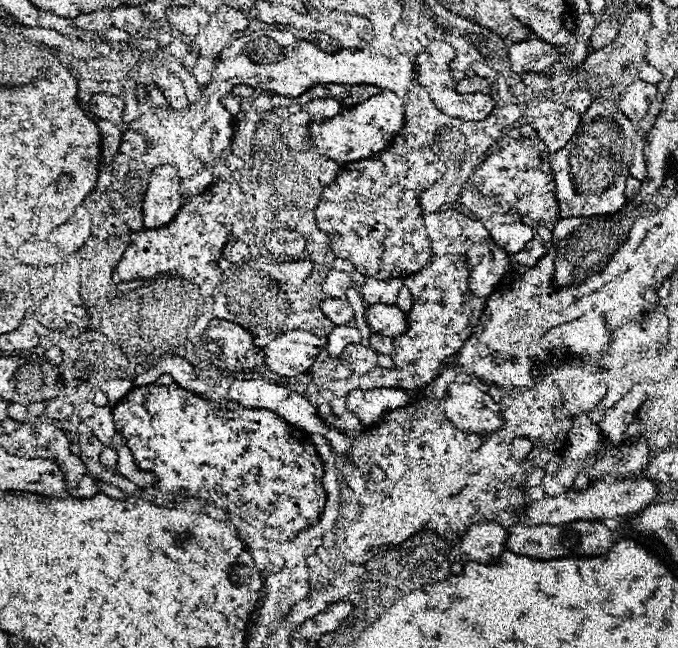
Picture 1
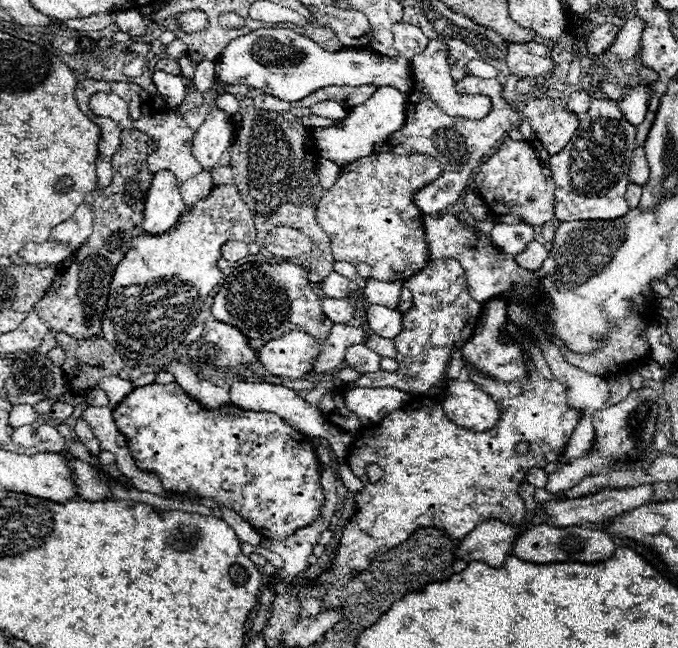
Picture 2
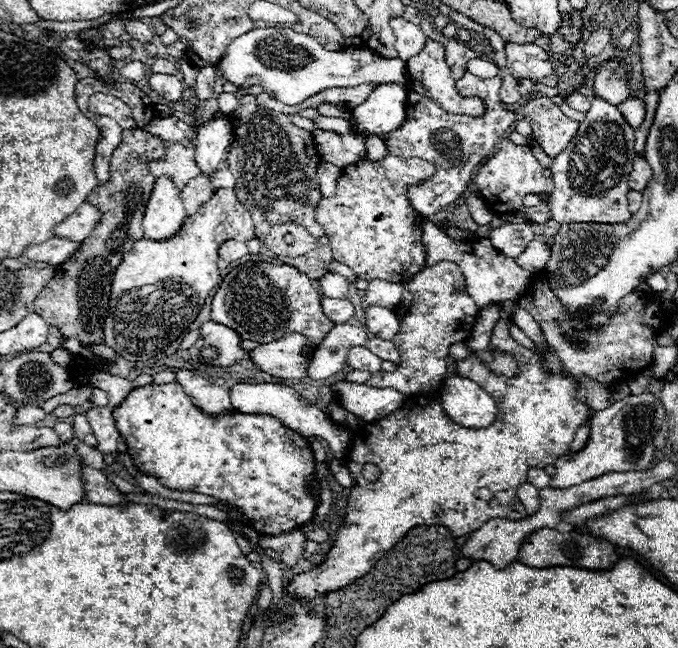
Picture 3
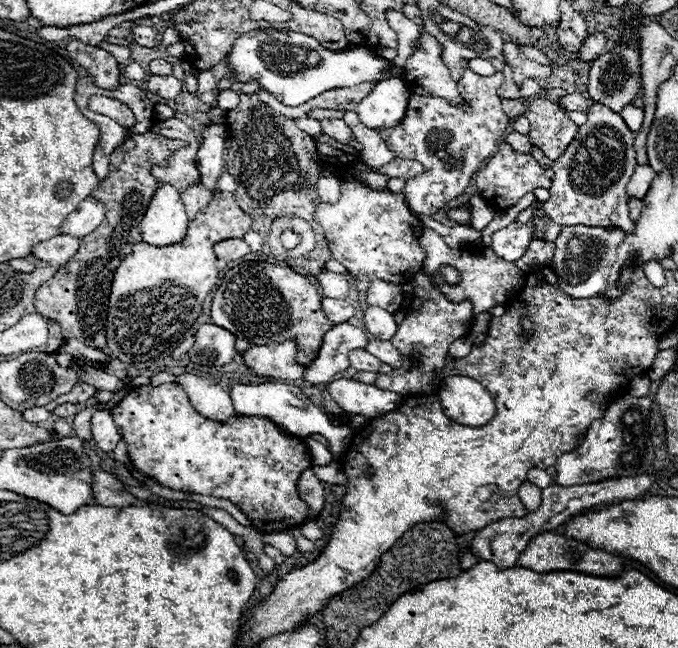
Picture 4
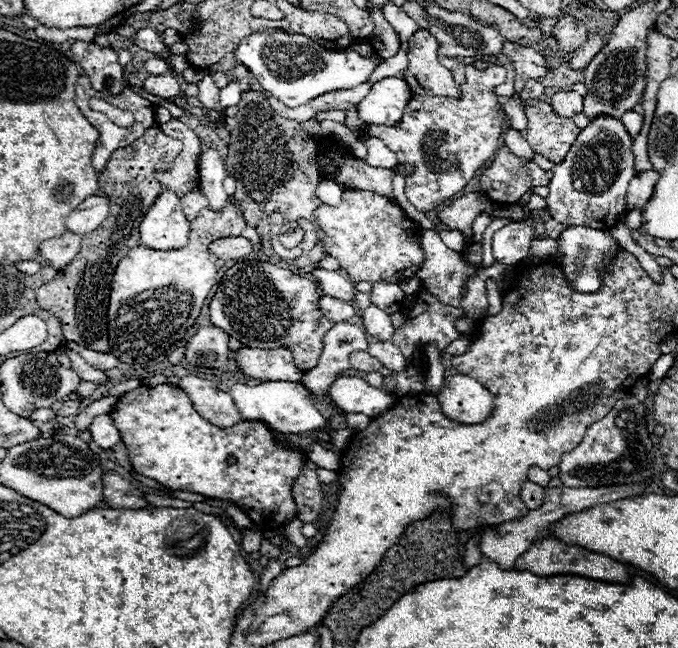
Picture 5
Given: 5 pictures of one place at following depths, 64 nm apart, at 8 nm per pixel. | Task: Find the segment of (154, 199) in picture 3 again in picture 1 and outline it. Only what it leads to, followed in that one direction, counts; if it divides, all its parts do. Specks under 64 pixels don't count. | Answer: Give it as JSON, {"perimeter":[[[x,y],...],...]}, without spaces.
{"perimeter":[[[170,166],[156,168],[150,174],[148,188],[144,192],[144,230],[162,230],[180,212],[184,198],[180,194],[180,178]]]}

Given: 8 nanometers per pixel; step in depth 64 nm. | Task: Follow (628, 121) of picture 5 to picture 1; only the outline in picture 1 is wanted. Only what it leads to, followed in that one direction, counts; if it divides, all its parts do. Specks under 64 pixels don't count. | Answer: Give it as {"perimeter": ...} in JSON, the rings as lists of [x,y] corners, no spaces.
{"perimeter":[[[638,78],[618,94],[616,106],[626,114],[626,118],[634,122],[640,122],[656,96],[656,87]]]}

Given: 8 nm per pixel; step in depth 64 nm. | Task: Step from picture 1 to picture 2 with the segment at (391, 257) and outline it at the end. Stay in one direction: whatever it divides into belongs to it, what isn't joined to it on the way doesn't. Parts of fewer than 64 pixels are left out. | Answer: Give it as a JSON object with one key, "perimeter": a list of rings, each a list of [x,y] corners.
{"perimeter":[[[392,152],[370,154],[360,158],[358,162],[342,168],[334,190],[326,192],[316,206],[316,222],[330,236],[334,260],[348,262],[356,268],[358,276],[364,280],[382,280],[382,282],[406,282],[428,262],[424,230],[422,230],[422,214],[412,204],[412,192],[420,186],[428,184],[440,174],[440,164],[426,156],[396,156]]]}

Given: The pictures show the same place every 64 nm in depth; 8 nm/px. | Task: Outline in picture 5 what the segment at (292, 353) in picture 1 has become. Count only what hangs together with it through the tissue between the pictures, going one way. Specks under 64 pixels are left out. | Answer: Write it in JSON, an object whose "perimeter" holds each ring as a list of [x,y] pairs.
{"perimeter":[[[238,348],[234,350],[234,360],[244,376],[254,380],[300,382],[302,372],[294,366],[292,352],[286,348],[278,350],[256,350]]]}

